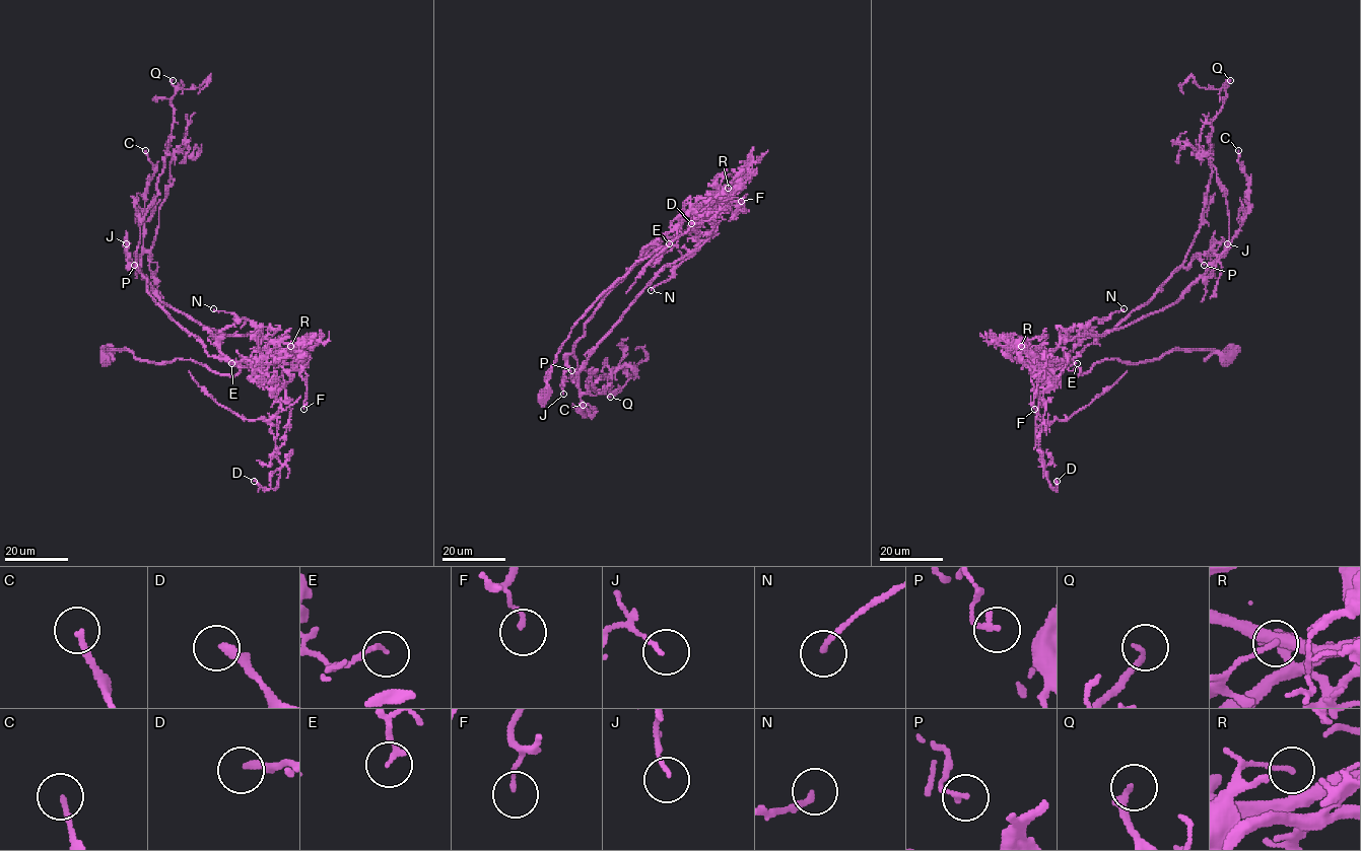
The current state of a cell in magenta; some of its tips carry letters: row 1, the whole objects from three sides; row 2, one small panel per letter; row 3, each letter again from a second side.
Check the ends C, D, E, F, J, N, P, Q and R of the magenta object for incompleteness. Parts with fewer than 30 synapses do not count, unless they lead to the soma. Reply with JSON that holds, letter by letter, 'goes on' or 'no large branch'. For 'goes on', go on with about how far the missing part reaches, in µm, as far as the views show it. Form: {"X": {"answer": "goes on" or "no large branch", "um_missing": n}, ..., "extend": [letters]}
{"C": {"answer": "goes on", "um_missing": 35}, "D": {"answer": "no large branch"}, "E": {"answer": "no large branch"}, "F": {"answer": "no large branch"}, "J": {"answer": "no large branch"}, "N": {"answer": "no large branch"}, "P": {"answer": "no large branch"}, "Q": {"answer": "goes on", "um_missing": 20}, "R": {"answer": "no large branch"}, "extend": ["C", "Q"]}

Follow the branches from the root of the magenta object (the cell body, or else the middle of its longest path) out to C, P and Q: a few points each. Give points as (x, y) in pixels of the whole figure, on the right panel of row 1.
C: (1229, 354), (1045, 365), (1075, 327), (1104, 335), (1173, 304), (1228, 247), (1248, 202), (1238, 150)
P: (1229, 354), (1172, 350), (1138, 362), (1102, 360), (1078, 375), (1079, 368), (1062, 365), (1194, 258), (1204, 265)
Q: (1229, 354), (1172, 350), (1078, 375), (1062, 365), (1183, 262), (1230, 80)

